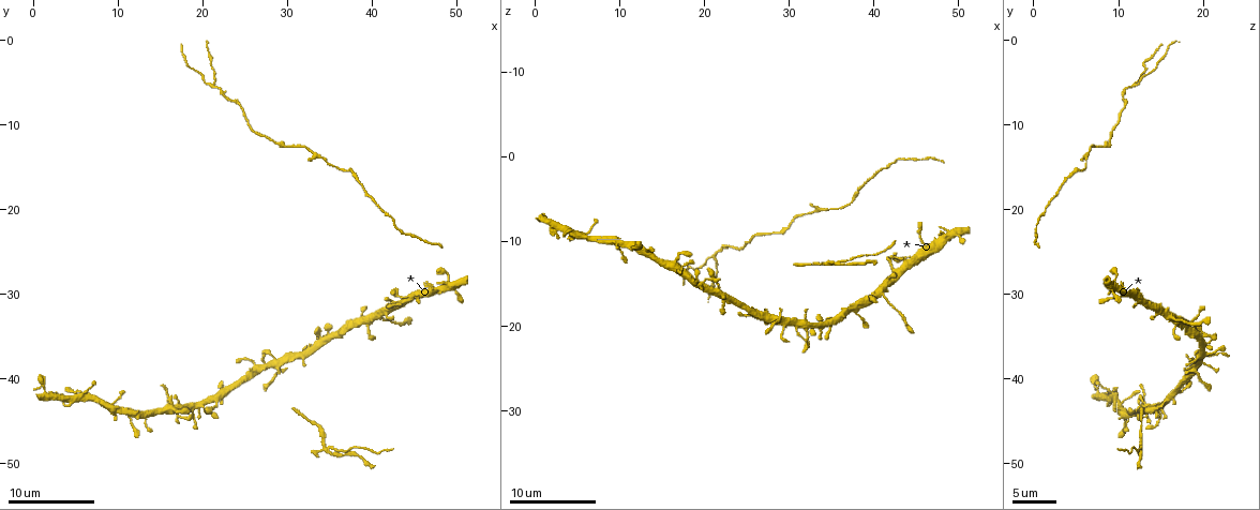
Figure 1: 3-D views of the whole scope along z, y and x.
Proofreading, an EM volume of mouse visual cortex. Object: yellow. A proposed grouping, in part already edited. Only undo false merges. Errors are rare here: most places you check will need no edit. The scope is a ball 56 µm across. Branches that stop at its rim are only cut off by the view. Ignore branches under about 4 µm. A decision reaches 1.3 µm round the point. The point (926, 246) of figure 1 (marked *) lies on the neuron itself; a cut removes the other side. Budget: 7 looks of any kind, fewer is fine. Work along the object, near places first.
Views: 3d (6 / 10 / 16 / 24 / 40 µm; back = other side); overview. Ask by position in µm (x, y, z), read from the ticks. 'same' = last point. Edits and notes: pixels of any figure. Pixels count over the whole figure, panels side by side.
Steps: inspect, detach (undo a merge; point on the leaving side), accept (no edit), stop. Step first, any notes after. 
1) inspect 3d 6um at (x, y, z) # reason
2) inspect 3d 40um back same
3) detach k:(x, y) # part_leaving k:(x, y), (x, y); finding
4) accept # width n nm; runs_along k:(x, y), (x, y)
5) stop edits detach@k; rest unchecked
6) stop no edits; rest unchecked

inspect 3d 10um at (40.8, 32.8, 16.2)

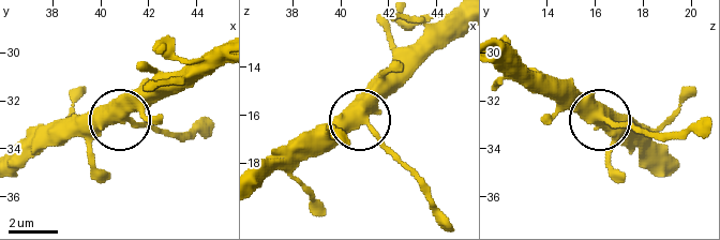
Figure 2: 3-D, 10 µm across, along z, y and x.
accept # all the same neuron

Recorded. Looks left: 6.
inspect 3d 6um at (28.8, 11.8, 8.8) # sudden change in width

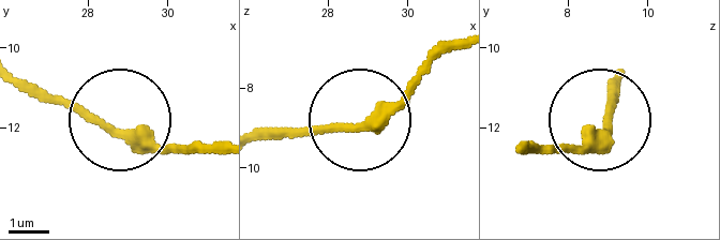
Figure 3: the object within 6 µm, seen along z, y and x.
accept # runs_along 3:(519, 149), (584, 146), (611, 115), (611, 81); continuous, no second neuron

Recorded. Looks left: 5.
inspect 3d 6um at (21.0, 5.4, 11.8) # three arms meet

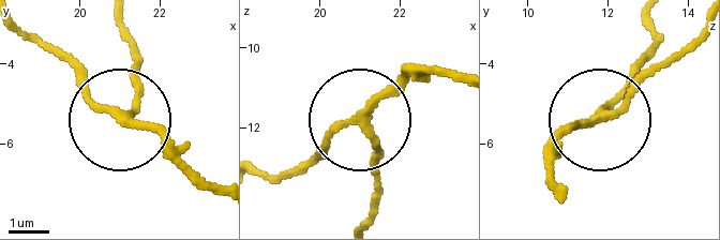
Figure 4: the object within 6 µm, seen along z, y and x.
accept # all the same neuron

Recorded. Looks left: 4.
inspect 3d 16um at (35.4, 48.4, 12.6) # thick turns thin

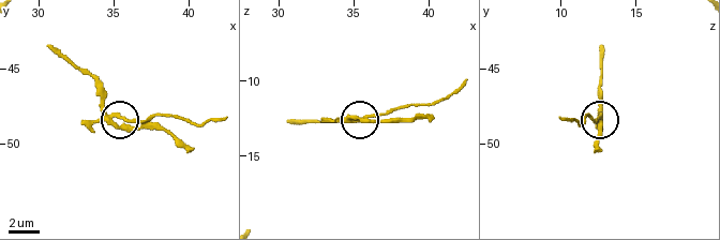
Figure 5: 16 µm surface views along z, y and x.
detach 5:(85, 124) # width 310 nm; part_leaving 5:(106, 119), (159, 116), (178, 116), (197, 123), (220, 119); two neurons meet here

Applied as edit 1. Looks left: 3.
stop edits detach@5; rest unchecked

